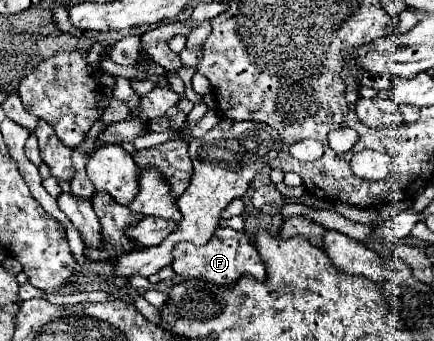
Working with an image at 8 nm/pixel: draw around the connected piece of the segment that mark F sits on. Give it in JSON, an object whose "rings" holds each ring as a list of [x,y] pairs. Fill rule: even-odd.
{"rings":[[[220,226],[214,232],[214,236],[210,238],[210,242],[204,246],[194,246],[194,244],[186,244],[186,242],[178,244],[178,248],[174,250],[172,270],[184,280],[198,278],[208,284],[216,284],[220,288],[234,286],[244,274],[254,276],[258,282],[266,280],[266,266],[256,250],[254,240],[246,232],[232,230],[230,226]]]}

